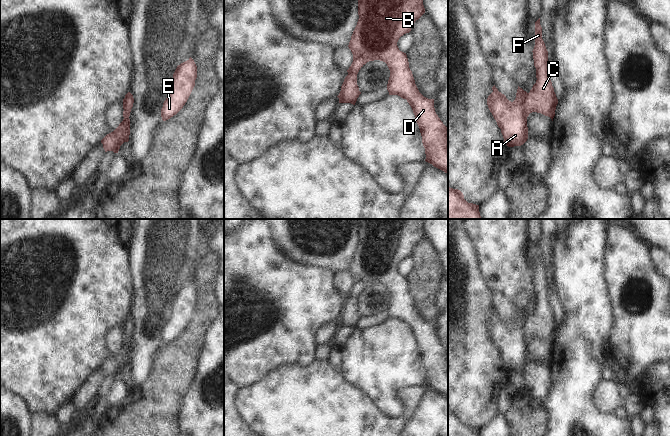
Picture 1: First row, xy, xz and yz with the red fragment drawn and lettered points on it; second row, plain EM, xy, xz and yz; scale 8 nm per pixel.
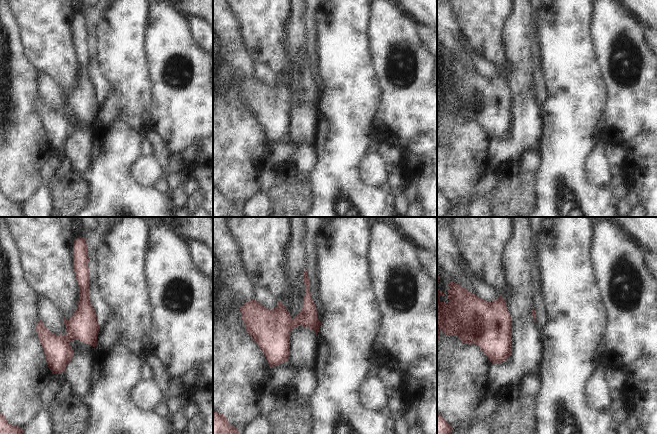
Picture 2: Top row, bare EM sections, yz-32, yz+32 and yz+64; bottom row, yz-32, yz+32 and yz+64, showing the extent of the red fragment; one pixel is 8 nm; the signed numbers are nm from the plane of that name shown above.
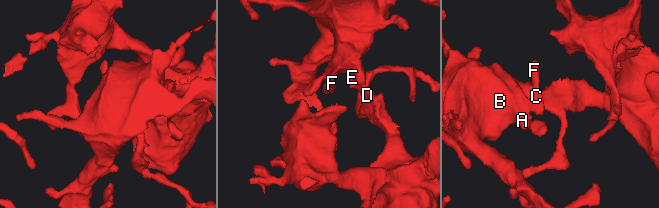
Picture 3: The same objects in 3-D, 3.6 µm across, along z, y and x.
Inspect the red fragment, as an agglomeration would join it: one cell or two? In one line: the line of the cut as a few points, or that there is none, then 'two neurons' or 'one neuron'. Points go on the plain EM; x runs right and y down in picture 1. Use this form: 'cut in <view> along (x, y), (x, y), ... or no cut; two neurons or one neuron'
no cut; one neuron

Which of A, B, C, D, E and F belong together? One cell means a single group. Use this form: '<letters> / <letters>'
A B C D E F

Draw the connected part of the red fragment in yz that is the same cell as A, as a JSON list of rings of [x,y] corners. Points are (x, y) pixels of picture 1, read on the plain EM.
[[[540,242],[535,246],[535,270],[532,276],[537,304],[530,316],[527,317],[518,310],[516,322],[513,326],[511,326],[504,318],[499,316],[494,309],[492,311],[493,316],[487,322],[488,332],[496,344],[498,351],[501,353],[504,366],[508,371],[521,370],[527,365],[527,341],[530,337],[541,337],[550,341],[552,345],[555,340],[558,323],[548,299],[548,275],[542,263],[542,251],[540,249]]]

